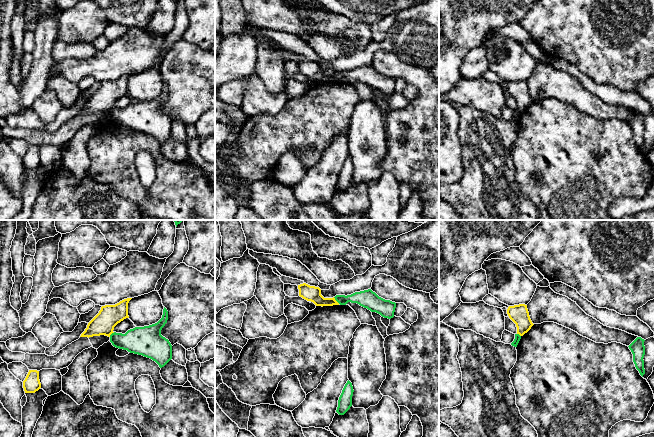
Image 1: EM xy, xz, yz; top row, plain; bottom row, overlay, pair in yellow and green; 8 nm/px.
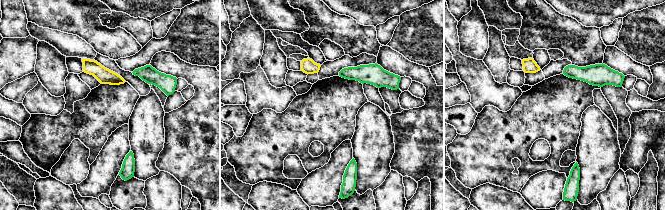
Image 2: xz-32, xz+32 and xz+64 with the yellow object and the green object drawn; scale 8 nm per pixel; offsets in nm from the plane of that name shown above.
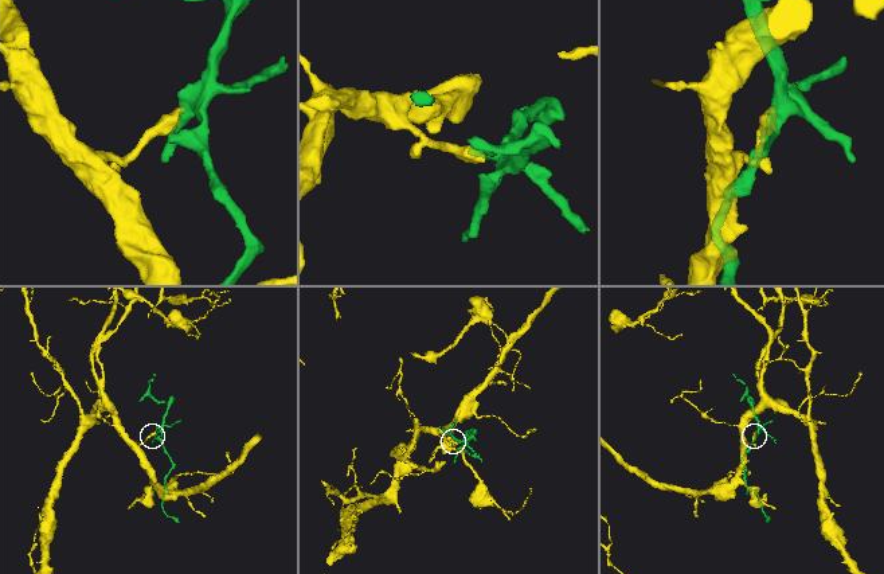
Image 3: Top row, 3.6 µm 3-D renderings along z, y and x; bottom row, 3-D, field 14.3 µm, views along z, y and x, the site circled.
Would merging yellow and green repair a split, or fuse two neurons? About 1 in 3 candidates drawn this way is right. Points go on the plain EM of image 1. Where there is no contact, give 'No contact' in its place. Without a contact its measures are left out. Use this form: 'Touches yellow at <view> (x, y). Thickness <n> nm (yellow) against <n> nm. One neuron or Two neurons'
Touches yellow at xz (335, 76). Thickness 130 nm (yellow) against 140 nm. Two neurons

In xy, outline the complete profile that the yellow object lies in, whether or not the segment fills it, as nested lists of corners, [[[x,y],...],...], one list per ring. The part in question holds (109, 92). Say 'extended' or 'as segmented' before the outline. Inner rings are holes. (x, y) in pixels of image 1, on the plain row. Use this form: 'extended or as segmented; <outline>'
as segmented; [[[127,74],[115,81],[101,83],[99,89],[88,99],[87,104],[80,113],[93,113],[105,111],[110,113],[114,103],[128,92],[128,79],[132,74]]]

